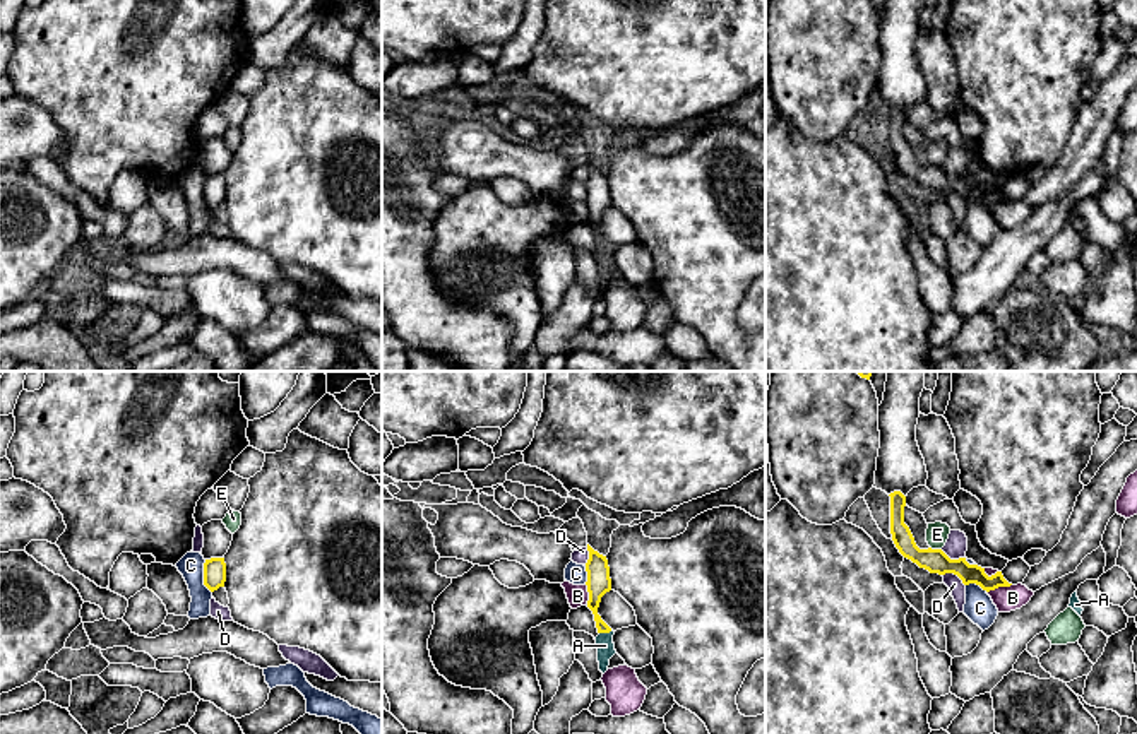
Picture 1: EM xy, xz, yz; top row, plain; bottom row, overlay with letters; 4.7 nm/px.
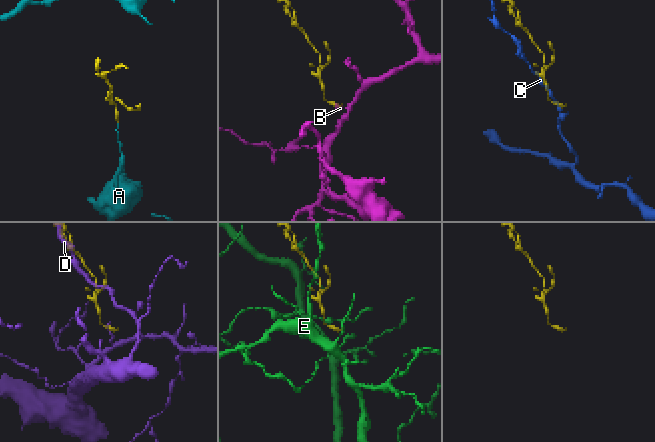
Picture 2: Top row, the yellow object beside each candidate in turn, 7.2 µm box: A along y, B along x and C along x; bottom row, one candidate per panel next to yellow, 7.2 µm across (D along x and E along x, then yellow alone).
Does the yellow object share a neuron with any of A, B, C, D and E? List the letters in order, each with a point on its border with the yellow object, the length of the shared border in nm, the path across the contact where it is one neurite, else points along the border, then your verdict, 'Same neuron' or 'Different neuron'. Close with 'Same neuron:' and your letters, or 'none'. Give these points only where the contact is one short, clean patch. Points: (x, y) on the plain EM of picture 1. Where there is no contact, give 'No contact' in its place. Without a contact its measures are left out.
A: Touches yellow at xz (605, 248). Shared border 70 nm. Same neuron
B: Touches yellow at yz (999, 202). Shared border 130 nm. Boundary: yz (1011, 201), (987, 209). Different neuron
C: Touches yellow at xy (204, 194). Shared border 160 nm. Boundary: xy (204, 177), (204, 202), (211, 209). Different neuron
D: Touches yellow at yz (954, 190). Shared border 130 nm. Boundary: yz (942, 190), (954, 190), (964, 202). Different neuron
E: Touches yellow at yz (935, 166). Shared border 60 nm. Boundary: yz (930, 163), (940, 166). Different neuron
Same neuron: A

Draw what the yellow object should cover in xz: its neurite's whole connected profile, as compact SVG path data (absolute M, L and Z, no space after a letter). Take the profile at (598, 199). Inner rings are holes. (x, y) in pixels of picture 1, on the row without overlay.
M589 161L587 168L589 168L589 176L586 180L587 188L586 202L589 209L587 224L594 231L596 245L599 250L596 253L596 265L598 265L599 287L604 291L608 287L610 275L616 270L613 260L615 248L601 236L601 233L598 231L598 224L601 214L611 207L611 195L606 173L594 168Z

